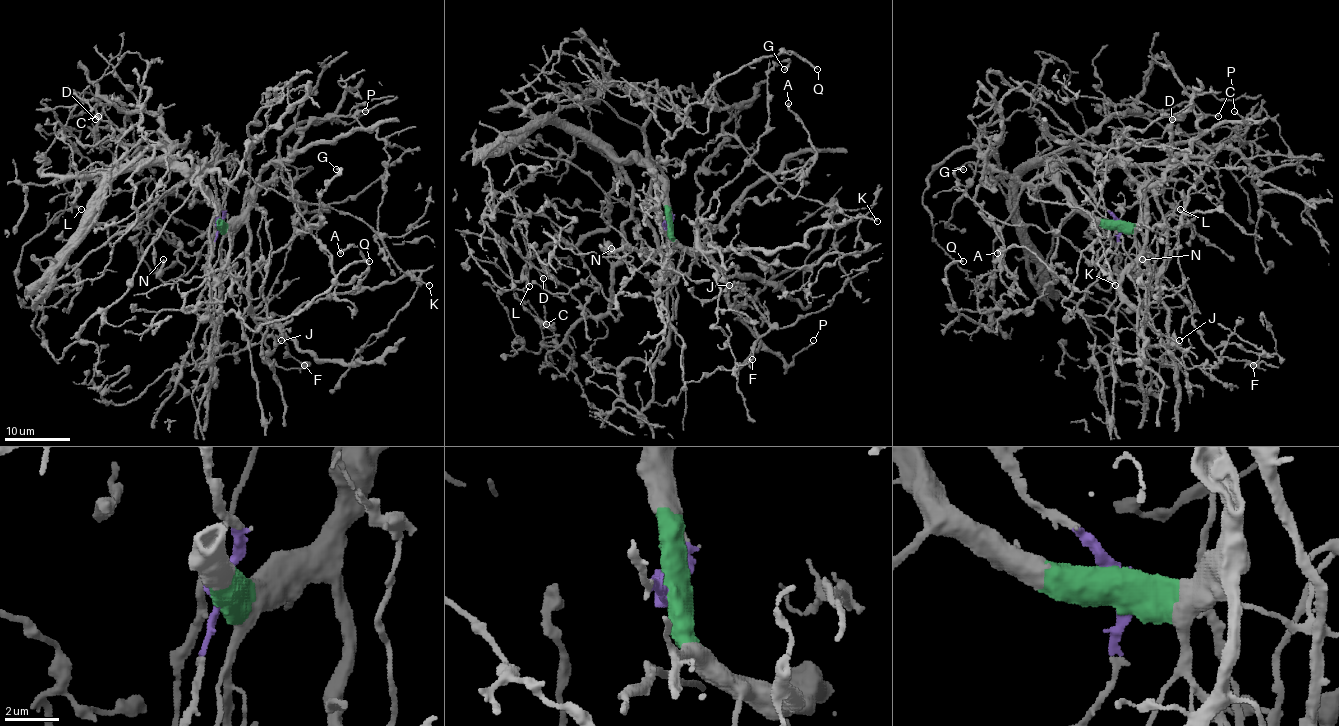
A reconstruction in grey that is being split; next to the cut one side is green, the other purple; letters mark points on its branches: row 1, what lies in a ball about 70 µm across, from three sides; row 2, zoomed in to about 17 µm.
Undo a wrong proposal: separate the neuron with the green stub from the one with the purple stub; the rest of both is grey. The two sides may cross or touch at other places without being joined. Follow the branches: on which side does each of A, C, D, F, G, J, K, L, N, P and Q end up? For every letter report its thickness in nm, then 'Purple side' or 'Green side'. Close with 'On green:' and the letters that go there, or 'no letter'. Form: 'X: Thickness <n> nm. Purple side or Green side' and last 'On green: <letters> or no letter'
A: Thickness 380 nm. Green side
C: Thickness 200 nm. Green side
D: Thickness 130 nm. Green side
F: Thickness 260 nm. Green side
G: Thickness 260 nm. Green side
J: Thickness 180 nm. Green side
K: Thickness 170 nm. Purple side
L: Thickness 130 nm. Green side
N: Thickness 360 nm. Green side
P: Thickness 140 nm. Green side
Q: Thickness 200 nm. Green side
On green: A, C, D, F, G, J, L, N, P, Q

